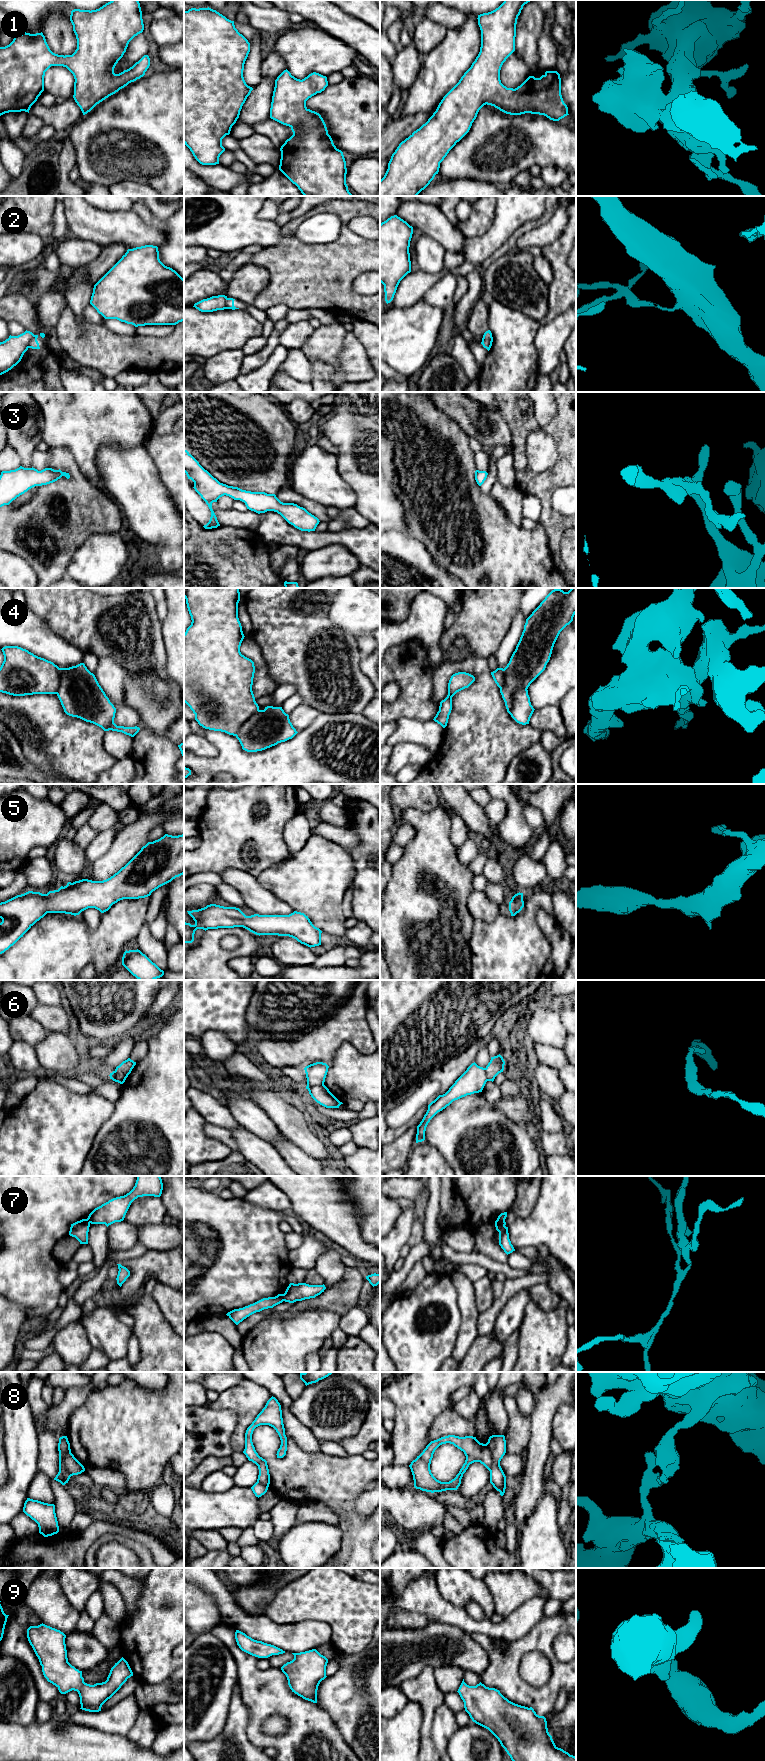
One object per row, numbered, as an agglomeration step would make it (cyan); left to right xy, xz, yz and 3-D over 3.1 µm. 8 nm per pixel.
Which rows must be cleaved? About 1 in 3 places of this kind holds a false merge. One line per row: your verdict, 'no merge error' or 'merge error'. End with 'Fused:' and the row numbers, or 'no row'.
1: no merge error
2: merge error
3: no merge error
4: no merge error
5: no merge error
6: merge error
7: merge error
8: merge error
9: no merge error
Fused: 2, 6, 7, 8

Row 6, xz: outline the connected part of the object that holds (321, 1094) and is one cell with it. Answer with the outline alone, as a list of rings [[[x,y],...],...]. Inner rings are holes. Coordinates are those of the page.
[[[323,1084],[320,1086],[312,1086],[308,1088],[311,1097],[320,1105],[326,1108],[339,1108],[342,1102],[340,1102]]]

